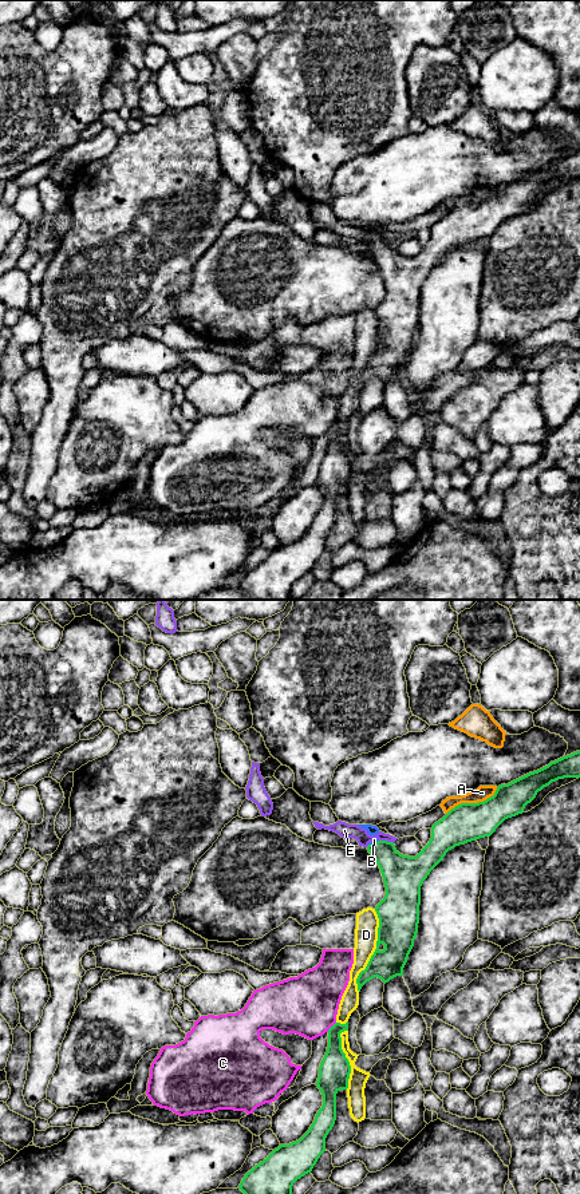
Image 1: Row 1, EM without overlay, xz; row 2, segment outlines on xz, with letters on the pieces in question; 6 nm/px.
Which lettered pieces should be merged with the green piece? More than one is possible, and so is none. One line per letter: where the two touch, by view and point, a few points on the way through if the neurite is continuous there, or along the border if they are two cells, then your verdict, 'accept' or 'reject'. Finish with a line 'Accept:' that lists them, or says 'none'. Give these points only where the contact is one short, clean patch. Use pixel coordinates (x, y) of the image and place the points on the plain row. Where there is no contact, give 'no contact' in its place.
A: meets green in xz at (473, 204); reject
B: meets green in xz at (373, 242); runs through xz (401, 273), (373, 242), (374, 240); accept
C: meets green in xz at (331, 427); reject
D: meets green in xz at (375, 351); reject
E: meets green in xz at (386, 241); reject
Accept: B

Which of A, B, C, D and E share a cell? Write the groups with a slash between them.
A / B / C / D / E

